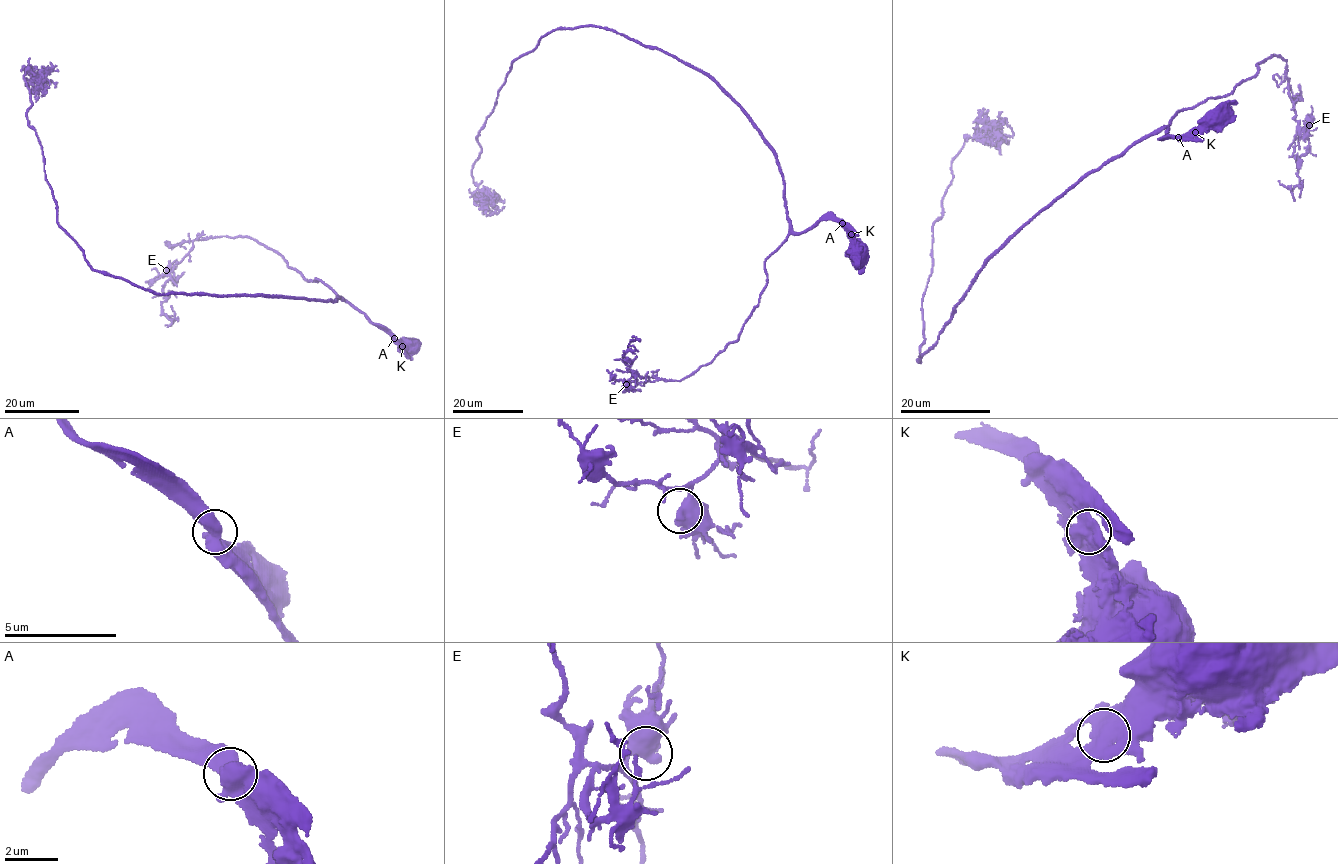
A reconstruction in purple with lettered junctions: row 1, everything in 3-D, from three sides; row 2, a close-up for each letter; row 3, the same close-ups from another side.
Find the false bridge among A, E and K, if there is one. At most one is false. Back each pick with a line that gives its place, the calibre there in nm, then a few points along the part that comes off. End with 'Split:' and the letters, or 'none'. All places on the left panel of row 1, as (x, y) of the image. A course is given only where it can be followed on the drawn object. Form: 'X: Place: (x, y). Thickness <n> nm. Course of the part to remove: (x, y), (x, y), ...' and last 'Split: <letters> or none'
Split: none

